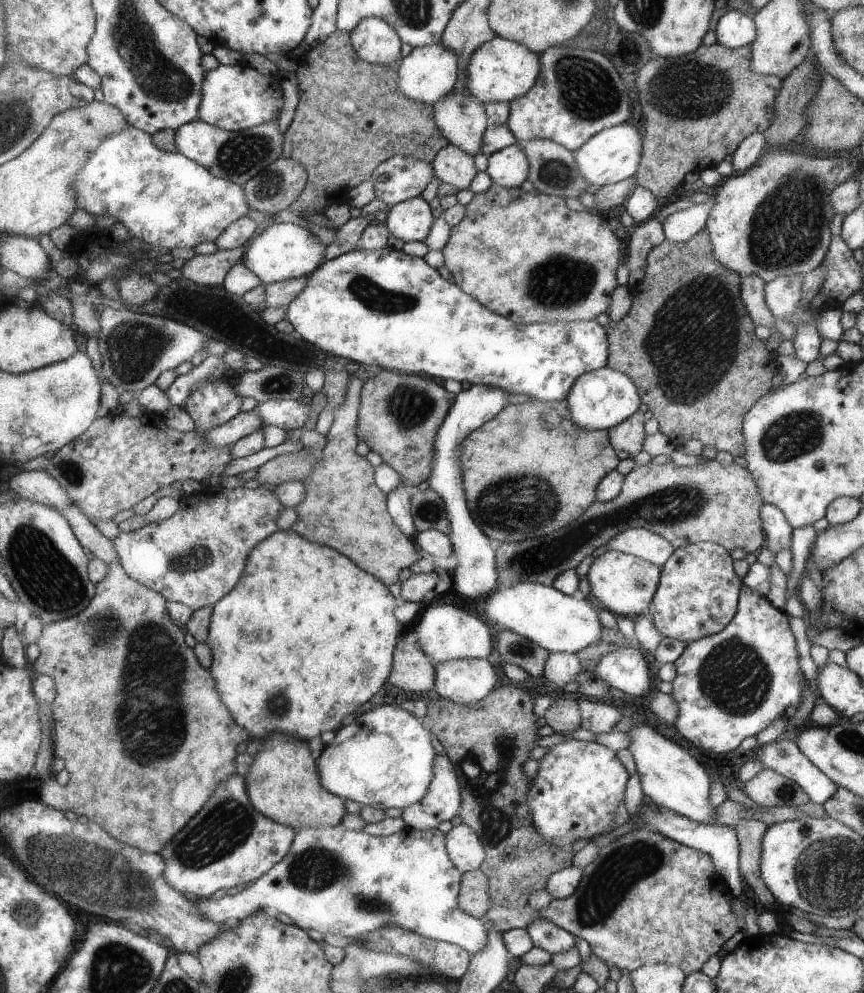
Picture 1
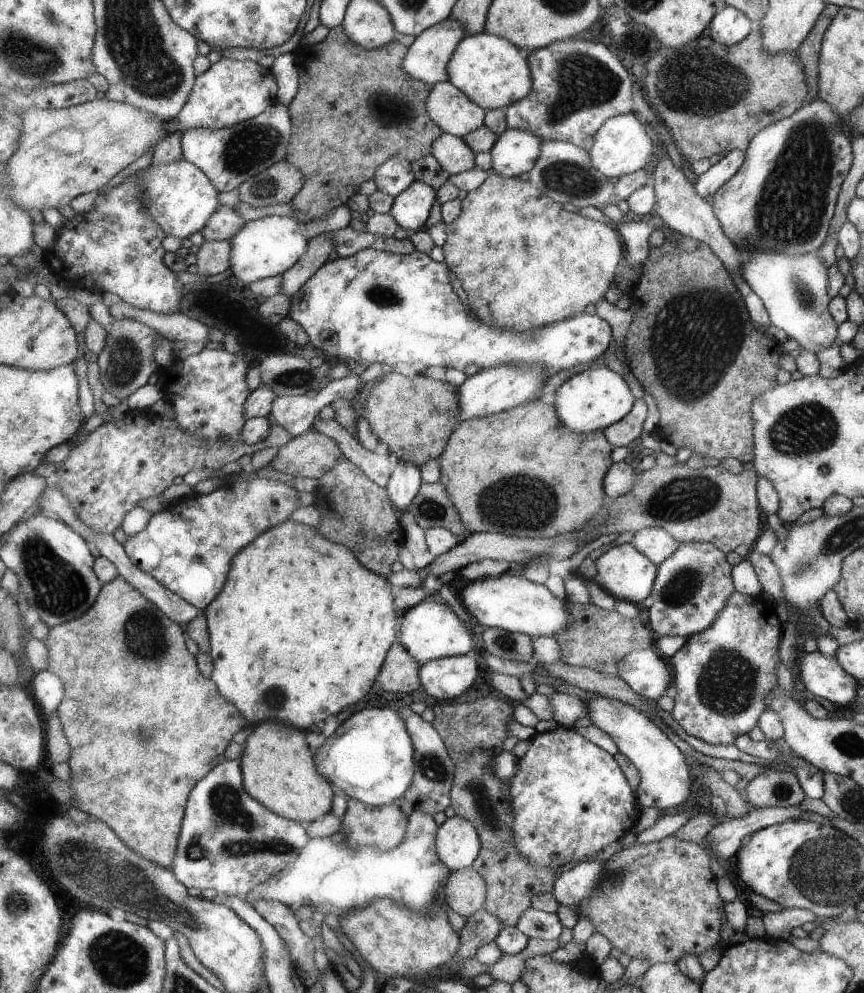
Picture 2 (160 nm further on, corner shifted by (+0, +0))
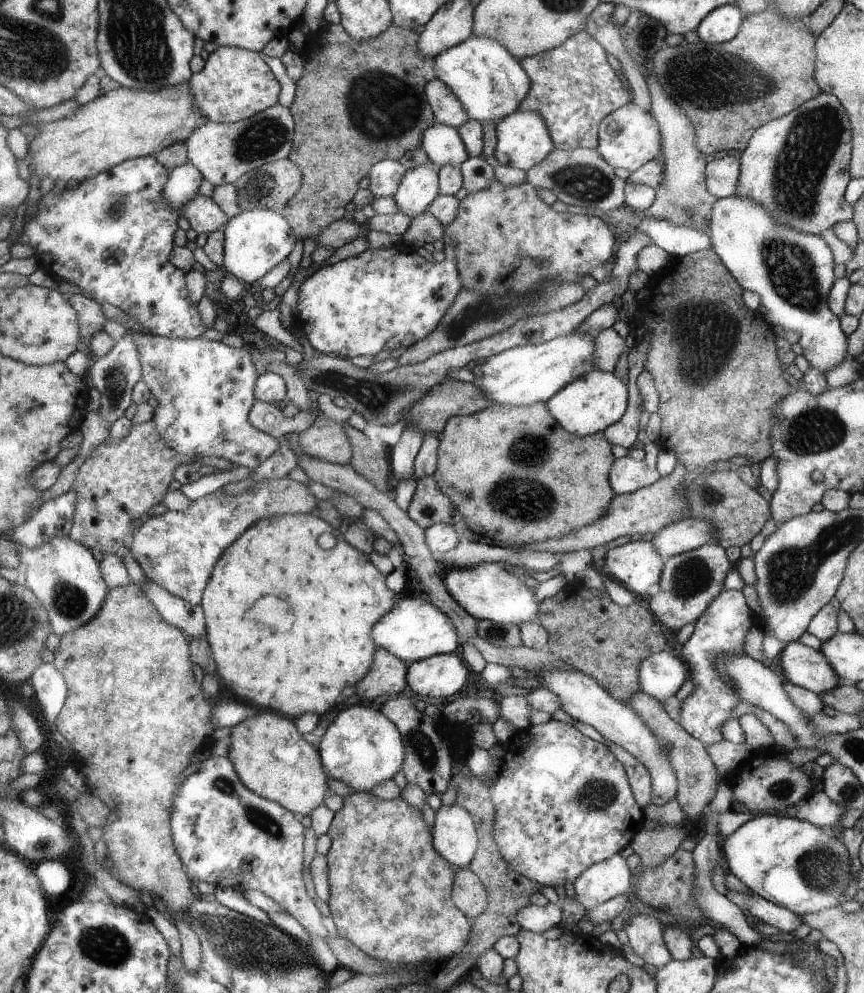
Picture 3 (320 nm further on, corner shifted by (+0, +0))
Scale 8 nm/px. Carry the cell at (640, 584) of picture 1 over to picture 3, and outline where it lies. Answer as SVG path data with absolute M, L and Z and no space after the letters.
M631 539L608 550L599 572L618 580L639 597L651 584L660 580L659 574L664 568L661 557L651 541Z

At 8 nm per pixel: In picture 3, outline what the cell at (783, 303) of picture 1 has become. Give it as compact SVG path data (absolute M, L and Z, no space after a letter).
M737 195L717 199L708 218L707 233L710 249L717 253L732 277L737 279L745 290L751 290L760 296L762 304L769 314L766 321L771 325L779 324L786 330L796 332L802 355L810 364L809 370L802 374L803 390L820 395L828 389L824 373L839 366L847 355L847 336L840 329L840 320L828 307L828 290L833 281L835 259L825 240L817 234L802 233L787 225L777 223L773 215L762 204Z

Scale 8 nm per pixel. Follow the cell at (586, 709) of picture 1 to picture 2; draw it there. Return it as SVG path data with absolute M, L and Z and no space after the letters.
M553 691L546 697L551 711L551 719L559 727L570 728L575 720L586 716L588 708L585 700L581 700L575 695Z

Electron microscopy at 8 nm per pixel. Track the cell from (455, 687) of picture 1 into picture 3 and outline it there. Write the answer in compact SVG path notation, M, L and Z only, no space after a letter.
M455 652L433 655L409 665L408 684L417 695L445 698L455 694L467 678L467 666Z

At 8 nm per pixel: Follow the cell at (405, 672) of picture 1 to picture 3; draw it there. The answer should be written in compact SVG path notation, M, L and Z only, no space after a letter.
M386 648L376 650L372 669L355 686L362 698L373 699L381 694L394 695L403 692L408 684L410 665Z

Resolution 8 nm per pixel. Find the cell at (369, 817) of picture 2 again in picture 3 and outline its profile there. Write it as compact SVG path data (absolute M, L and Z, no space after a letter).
M355 792L343 798L343 806L336 812L328 834L331 837L331 847L326 855L330 884L328 906L341 937L348 938L369 956L392 966L431 964L431 962L435 965L441 965L443 961L462 948L474 921L464 915L452 902L451 892L455 872L453 872L453 866L450 862L447 862L445 857L436 849L432 828L429 828L429 824L425 822L421 809L411 806L402 796L388 801L373 794Z

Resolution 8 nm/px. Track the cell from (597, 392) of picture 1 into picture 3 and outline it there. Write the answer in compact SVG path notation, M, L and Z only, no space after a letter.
M593 369L585 373L583 377L568 382L559 392L546 400L545 406L549 414L569 434L584 437L593 433L601 433L624 416L627 412L625 406L628 406L627 388L613 376L612 372Z

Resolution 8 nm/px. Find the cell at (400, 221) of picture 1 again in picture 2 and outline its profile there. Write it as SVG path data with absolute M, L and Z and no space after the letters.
M416 180L395 197L391 214L397 219L401 228L413 232L424 230L425 222L429 216L435 201L438 199L438 190L429 186L423 180Z

